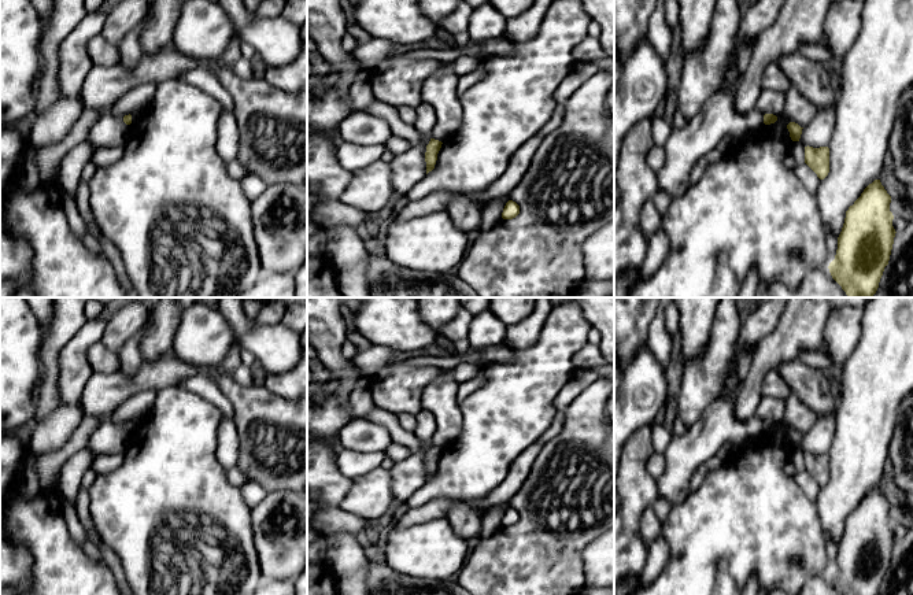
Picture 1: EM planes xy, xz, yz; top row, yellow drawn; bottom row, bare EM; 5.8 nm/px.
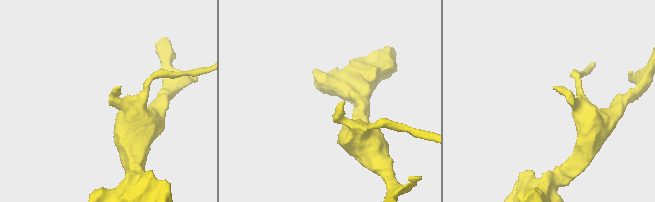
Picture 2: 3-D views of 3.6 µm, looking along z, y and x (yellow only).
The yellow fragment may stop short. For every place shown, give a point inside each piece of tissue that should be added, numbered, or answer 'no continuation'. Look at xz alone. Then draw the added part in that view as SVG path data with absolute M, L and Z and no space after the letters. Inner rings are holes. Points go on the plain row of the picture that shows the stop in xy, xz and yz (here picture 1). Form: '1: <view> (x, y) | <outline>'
no continuation

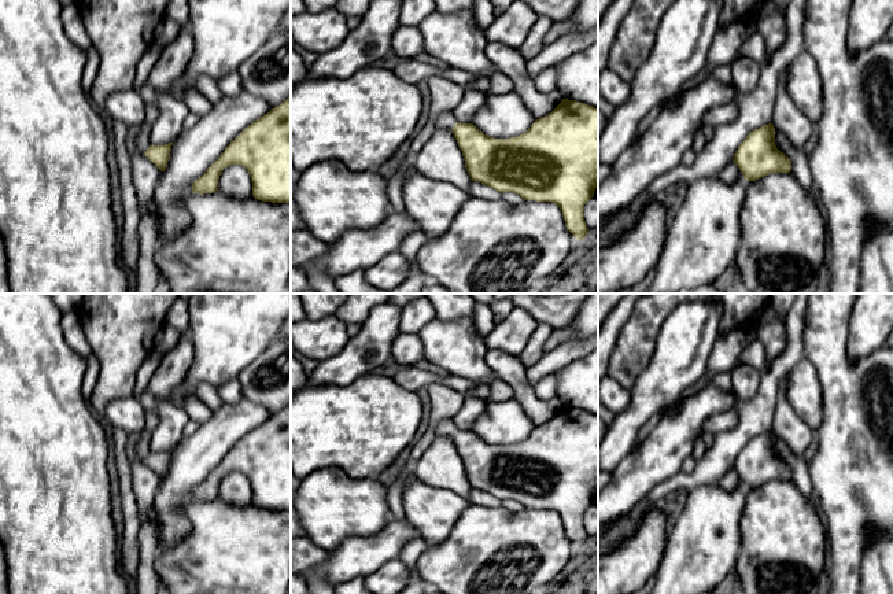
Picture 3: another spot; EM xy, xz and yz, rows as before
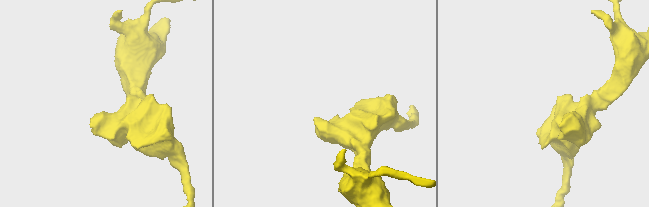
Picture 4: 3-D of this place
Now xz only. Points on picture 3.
1: xz (446, 427) | M446 418L438 423L436 433L438 436L451 436L457 431L451 418Z

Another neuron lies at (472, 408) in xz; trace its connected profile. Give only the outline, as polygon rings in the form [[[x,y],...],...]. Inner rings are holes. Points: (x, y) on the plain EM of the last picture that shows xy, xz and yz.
[[[464,394],[464,403],[453,417],[453,423],[460,431],[472,431],[476,420],[484,413],[486,401]]]

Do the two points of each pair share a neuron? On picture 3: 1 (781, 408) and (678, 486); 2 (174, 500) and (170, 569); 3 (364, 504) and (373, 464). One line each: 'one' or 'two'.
1: two
2: two
3: two

